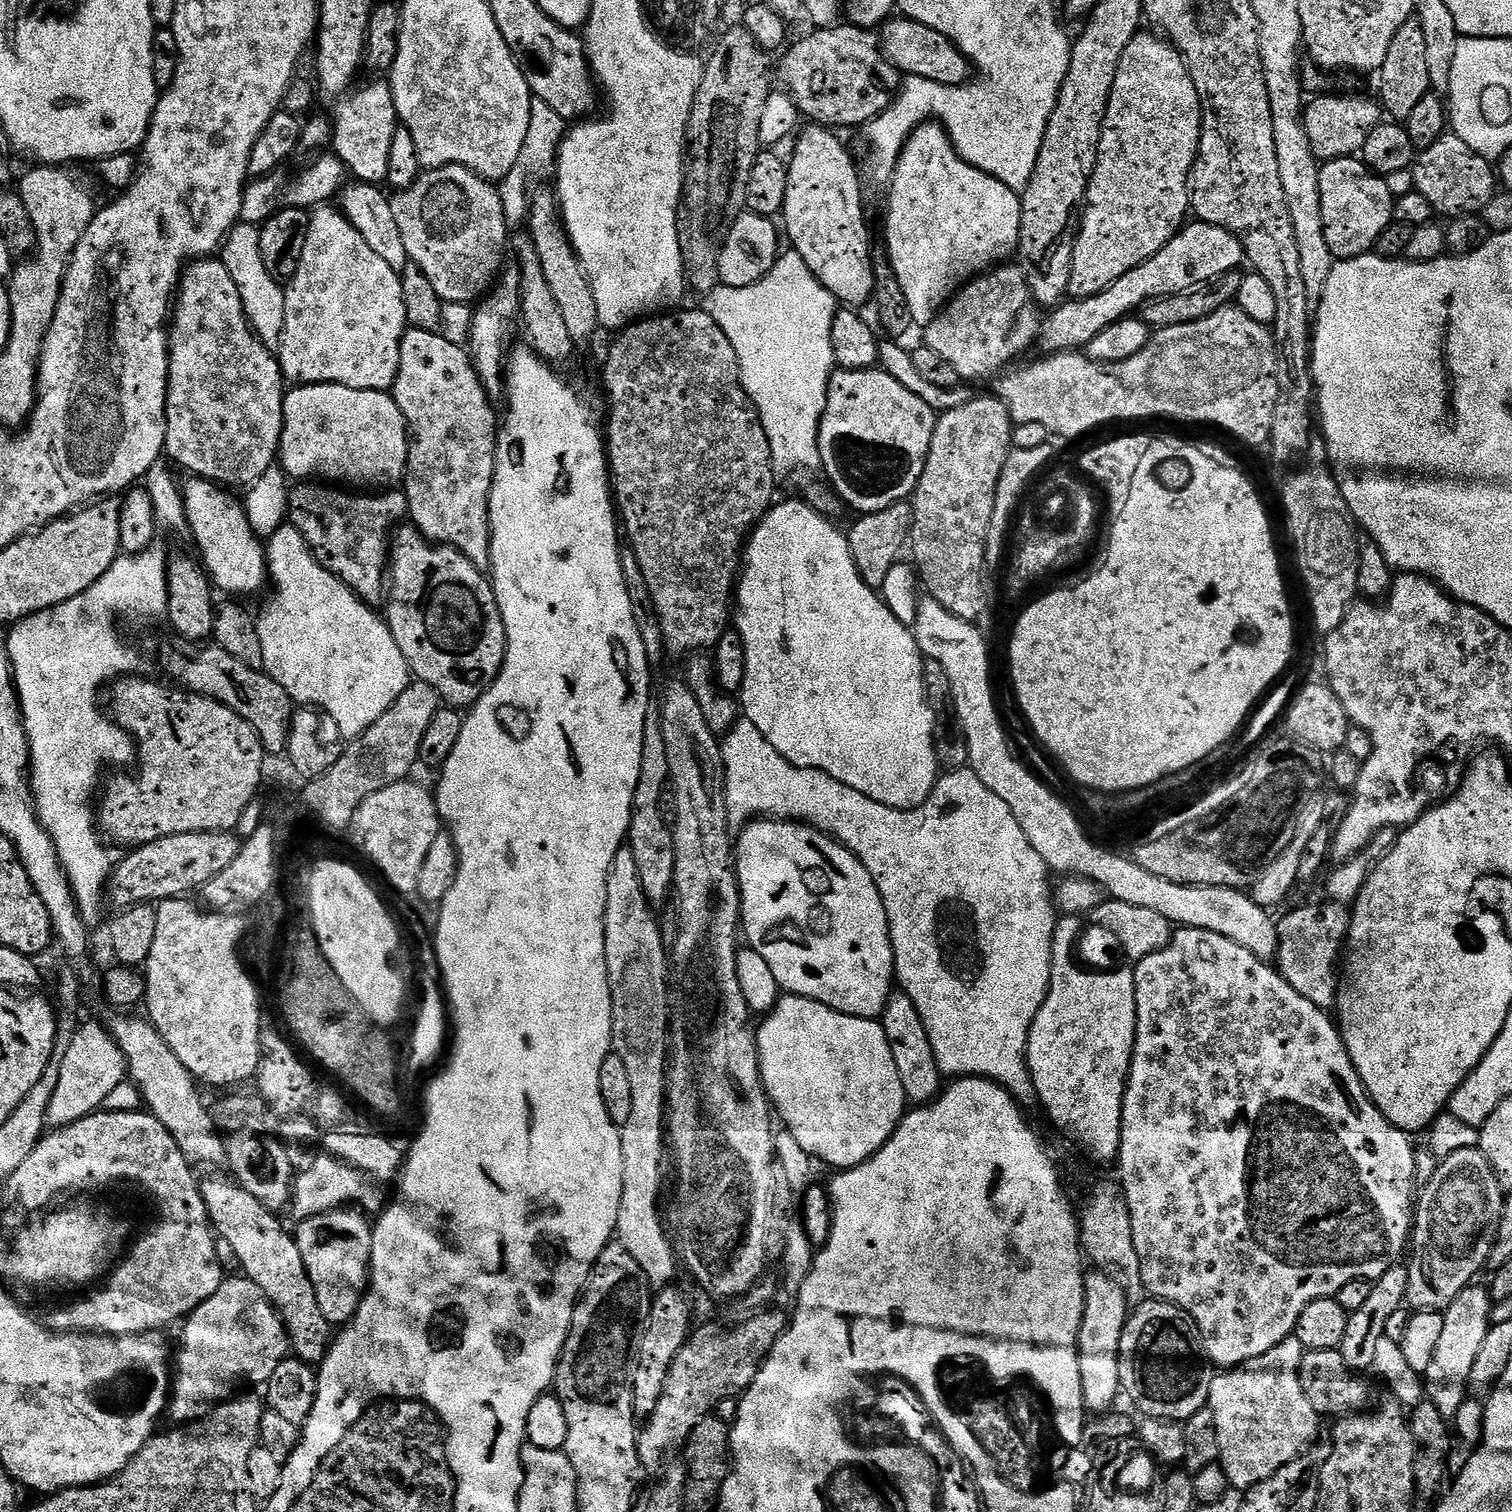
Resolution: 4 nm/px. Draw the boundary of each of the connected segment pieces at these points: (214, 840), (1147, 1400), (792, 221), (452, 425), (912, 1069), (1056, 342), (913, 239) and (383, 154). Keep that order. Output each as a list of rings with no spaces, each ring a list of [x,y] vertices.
[[[191,832],[160,836],[154,842],[133,847],[129,851],[132,853],[113,868],[107,899],[123,910],[134,904],[155,905],[161,900],[187,897],[230,866],[240,852],[241,843],[241,837],[232,832]]]
[[[1145,1299],[1131,1309],[1120,1339],[1120,1386],[1145,1417],[1188,1420],[1208,1406],[1214,1365],[1204,1353],[1198,1326],[1177,1304]]]
[[[808,126],[808,128],[799,133],[800,141],[796,144],[796,149],[793,150],[792,156],[788,160],[788,181],[786,182],[786,202],[782,213],[782,221],[784,220],[783,231],[786,233],[786,240],[790,243],[791,251],[802,254],[802,262],[806,262],[806,266],[810,266],[810,270],[822,282],[822,286],[826,286],[826,290],[830,290],[833,298],[844,306],[860,306],[856,304],[864,304],[873,299],[876,291],[876,279],[872,273],[872,250],[874,247],[873,241],[868,241],[868,220],[864,217],[864,196],[860,193],[860,172],[856,169],[856,164],[852,161],[852,156],[848,153],[848,148],[839,140],[835,131],[829,130],[824,126]]]
[[[408,328],[402,338],[398,378],[390,389],[408,423],[408,465],[404,471],[402,491],[408,500],[411,527],[416,528],[433,545],[444,544],[458,550],[481,570],[492,566],[492,523],[490,494],[496,469],[498,416],[492,409],[490,393],[476,372],[476,365],[464,348],[446,342],[440,332]]]
[[[893,991],[884,1007],[882,1023],[890,1042],[890,1054],[894,1054],[894,1067],[898,1069],[905,1101],[912,1106],[932,1103],[942,1091],[942,1073],[934,1058],[934,1046],[930,1046],[930,1034],[926,1034],[922,1014],[918,1014],[918,1006],[914,1006],[904,992]]]
[[[1185,223],[1184,227],[1176,233],[1175,238],[1170,242],[1166,242],[1166,246],[1162,246],[1162,250],[1158,250],[1158,254],[1154,254],[1146,262],[1134,266],[1134,270],[1122,274],[1122,278],[1118,278],[1118,282],[1106,286],[1106,290],[1081,300],[1065,299],[1053,311],[1057,312],[1049,320],[1047,317],[1043,321],[1038,337],[1038,348],[1041,348],[1041,353],[1044,354],[1087,349],[1088,344],[1094,342],[1094,338],[1098,338],[1098,334],[1102,334],[1102,330],[1106,330],[1106,326],[1114,326],[1114,322],[1131,317],[1135,313],[1132,312],[1135,308],[1136,311],[1143,309],[1144,305],[1152,300],[1157,300],[1170,294],[1182,294],[1182,290],[1190,290],[1190,286],[1198,286],[1202,282],[1210,282],[1210,278],[1218,278],[1218,274],[1237,271],[1241,267],[1240,263],[1243,265],[1245,260],[1242,242],[1230,230],[1219,228],[1213,224]]]
[[[939,123],[920,124],[912,131],[912,137],[904,144],[900,161],[896,163],[890,191],[886,247],[913,325],[928,325],[969,280],[1007,261],[1004,259],[1017,251],[1022,222],[1021,193],[1006,186],[1006,182],[998,182],[998,178],[970,166],[970,162],[958,155]]]
[[[387,83],[368,84],[337,102],[331,147],[345,169],[356,175],[353,177],[359,183],[380,186],[388,178],[390,146],[394,143],[397,127],[398,117],[391,87]]]

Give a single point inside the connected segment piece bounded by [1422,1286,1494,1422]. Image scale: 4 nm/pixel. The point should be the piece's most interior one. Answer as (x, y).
(1466, 1322)

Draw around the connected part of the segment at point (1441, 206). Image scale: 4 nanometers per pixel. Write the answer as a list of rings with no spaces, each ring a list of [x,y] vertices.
[[[1455,134],[1442,135],[1433,146],[1423,149],[1413,164],[1415,191],[1420,192],[1430,202],[1435,213],[1442,213],[1446,218],[1483,213],[1484,207],[1496,197],[1498,191],[1498,172],[1493,165],[1492,168],[1488,165],[1488,160],[1487,155],[1470,150],[1470,146],[1466,146],[1466,142],[1462,142],[1462,138]]]

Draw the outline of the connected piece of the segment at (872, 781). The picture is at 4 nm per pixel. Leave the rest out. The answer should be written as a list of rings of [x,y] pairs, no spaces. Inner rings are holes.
[[[803,499],[782,500],[773,503],[768,513],[753,528],[744,549],[742,571],[734,593],[734,628],[741,636],[745,656],[745,680],[738,691],[738,704],[742,709],[743,719],[754,722],[762,738],[766,738],[766,742],[770,742],[770,746],[774,746],[774,750],[778,750],[778,754],[782,754],[782,758],[786,758],[794,766],[822,770],[830,774],[830,778],[838,778],[838,782],[854,786],[858,794],[866,794],[866,798],[882,802],[882,806],[909,812],[911,808],[922,806],[926,798],[930,798],[938,779],[934,750],[936,716],[932,713],[932,707],[928,705],[928,695],[924,693],[925,657],[916,644],[913,629],[898,622],[898,618],[894,618],[892,611],[878,595],[877,589],[862,582],[858,566],[854,566],[847,535],[843,531],[839,532],[829,517]]]

